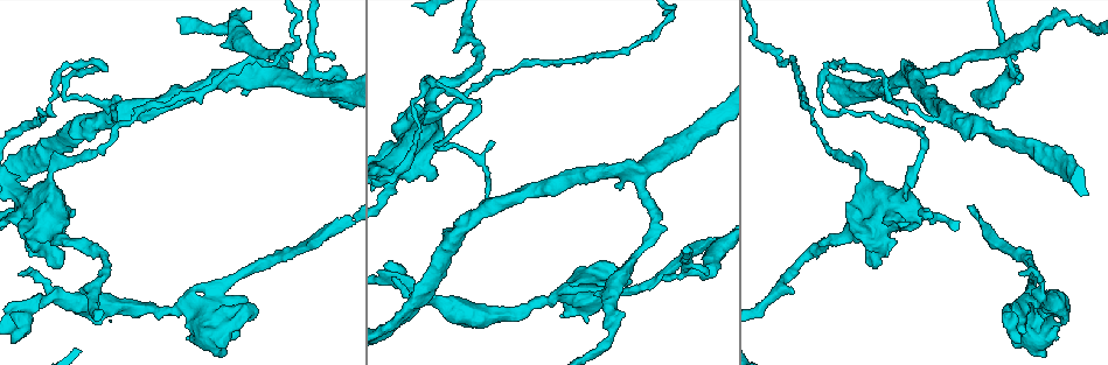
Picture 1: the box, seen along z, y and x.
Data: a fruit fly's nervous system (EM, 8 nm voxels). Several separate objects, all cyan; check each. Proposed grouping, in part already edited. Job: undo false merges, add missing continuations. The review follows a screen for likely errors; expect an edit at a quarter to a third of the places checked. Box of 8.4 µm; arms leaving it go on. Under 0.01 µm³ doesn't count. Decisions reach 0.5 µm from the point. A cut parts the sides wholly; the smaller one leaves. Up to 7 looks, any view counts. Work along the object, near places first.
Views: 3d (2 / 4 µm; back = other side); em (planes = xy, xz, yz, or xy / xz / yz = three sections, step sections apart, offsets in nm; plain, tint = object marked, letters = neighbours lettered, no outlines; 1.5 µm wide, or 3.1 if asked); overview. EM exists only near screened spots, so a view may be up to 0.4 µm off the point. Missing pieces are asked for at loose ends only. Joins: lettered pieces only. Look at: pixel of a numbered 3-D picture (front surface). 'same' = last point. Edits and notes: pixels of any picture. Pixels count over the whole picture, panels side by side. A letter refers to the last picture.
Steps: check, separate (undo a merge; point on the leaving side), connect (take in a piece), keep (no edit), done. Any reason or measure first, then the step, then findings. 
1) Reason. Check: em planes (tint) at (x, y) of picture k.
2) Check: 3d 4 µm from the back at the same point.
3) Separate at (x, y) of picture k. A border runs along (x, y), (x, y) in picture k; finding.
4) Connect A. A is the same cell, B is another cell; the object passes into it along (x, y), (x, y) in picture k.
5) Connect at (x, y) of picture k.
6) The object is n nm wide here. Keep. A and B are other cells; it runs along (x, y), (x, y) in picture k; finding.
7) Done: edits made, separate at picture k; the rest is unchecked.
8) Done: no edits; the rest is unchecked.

An open end. Check: em planes (tint) at (661, 279) of picture 1.

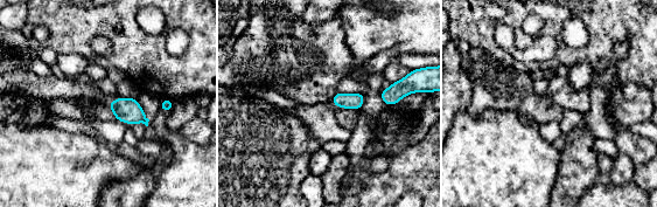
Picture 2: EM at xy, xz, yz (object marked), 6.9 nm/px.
Check: em planes (letters) at the same point.

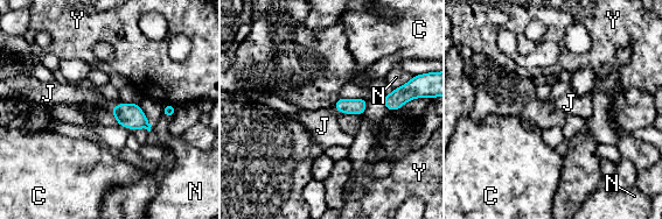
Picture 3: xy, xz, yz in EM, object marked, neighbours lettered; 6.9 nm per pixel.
The object is 110 nm wide here. Connect J. J is the same cell, C, N and Y are other cells; the object passes into it along (130, 115), (115, 106), (83, 99) in picture 3; the neuron continues.

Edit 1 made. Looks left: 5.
Thick end. Check: 3d 2 µm from the back at (427, 179) of picture 1.

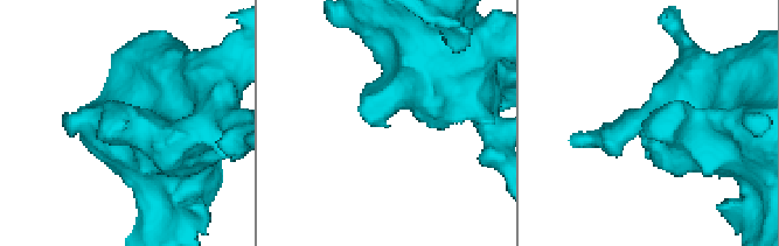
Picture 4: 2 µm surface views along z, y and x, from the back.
Check: em xz step 4 (letters) at (388, 127) of picture 4.

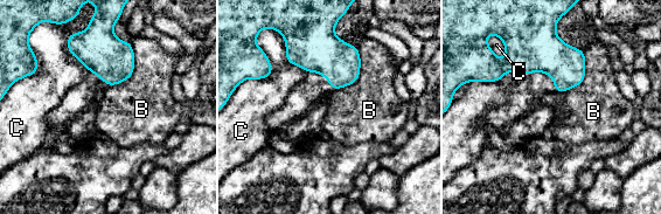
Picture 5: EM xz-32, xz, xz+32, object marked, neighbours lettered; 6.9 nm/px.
Another direction. Check: em planes (letters) at the same point.

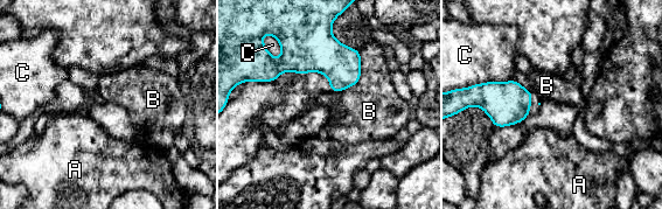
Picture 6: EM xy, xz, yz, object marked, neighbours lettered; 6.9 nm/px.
Keep. A, B and C are other cells; a border runs along (360, 50), (360, 79), (336, 92) in picture 6; no lettered piece goes on from it.

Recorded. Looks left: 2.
Done: edits made, connect at picture 3; the rest is unchecked.

